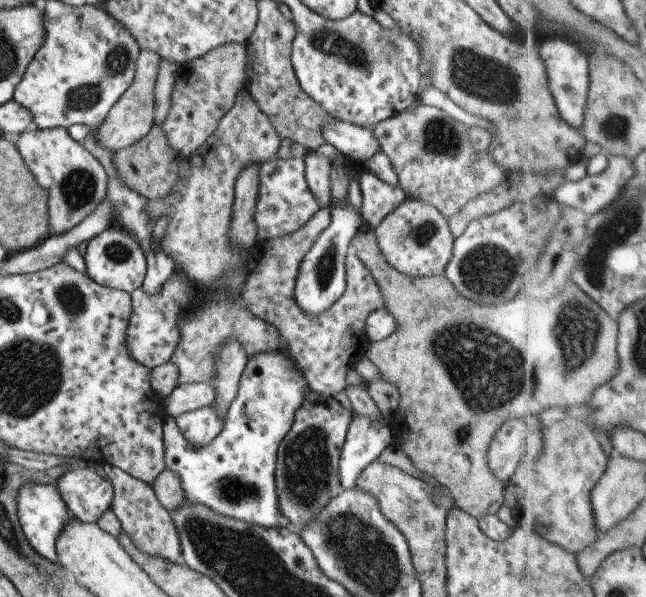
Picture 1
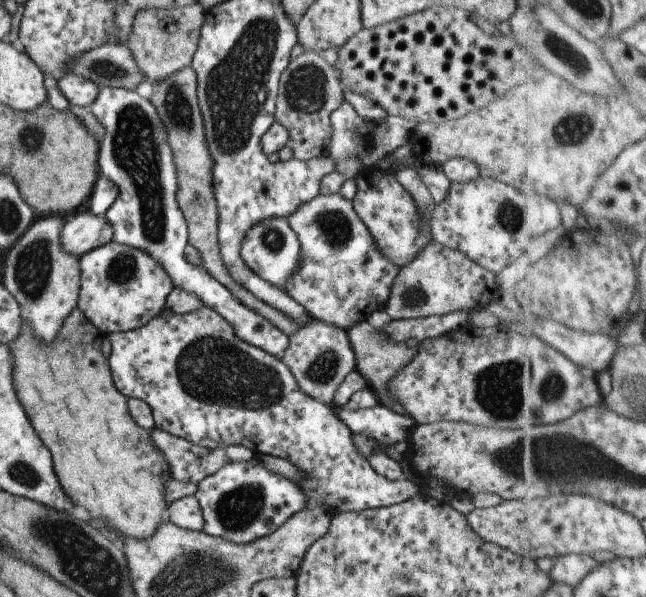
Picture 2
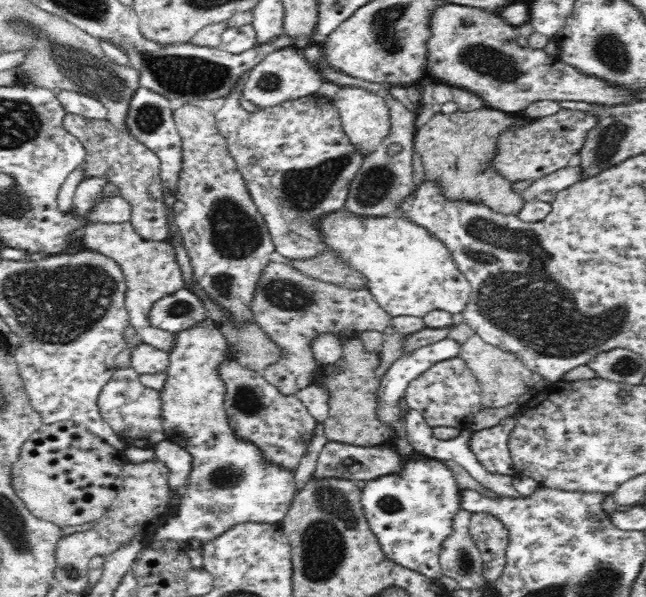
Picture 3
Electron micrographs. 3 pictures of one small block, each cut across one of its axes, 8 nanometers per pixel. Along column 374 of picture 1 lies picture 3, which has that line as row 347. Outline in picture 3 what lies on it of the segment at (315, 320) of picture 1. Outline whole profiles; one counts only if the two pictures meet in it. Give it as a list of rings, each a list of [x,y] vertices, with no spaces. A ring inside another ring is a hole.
[[[270,262],[264,268],[256,284],[250,309],[254,323],[282,351],[280,360],[266,366],[260,374],[284,396],[296,395],[299,390],[315,382],[315,372],[319,366],[311,347],[315,336],[340,334],[344,335],[344,340],[348,340],[365,331],[382,333],[392,324],[392,317],[379,305],[368,288],[342,288],[340,285],[314,280],[288,262]]]

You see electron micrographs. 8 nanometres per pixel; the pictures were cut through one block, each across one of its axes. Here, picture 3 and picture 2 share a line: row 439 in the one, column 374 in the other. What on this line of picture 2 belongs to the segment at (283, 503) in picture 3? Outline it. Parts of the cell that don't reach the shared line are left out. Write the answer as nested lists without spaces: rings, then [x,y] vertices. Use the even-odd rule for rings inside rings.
[[[372,166],[364,168],[355,178],[358,186],[356,196],[352,200],[353,210],[372,234],[376,248],[399,269],[408,266],[418,256],[418,252],[422,252],[434,242],[431,228],[419,227],[421,220],[425,219],[418,214],[412,194],[396,180],[395,171],[380,170]]]

